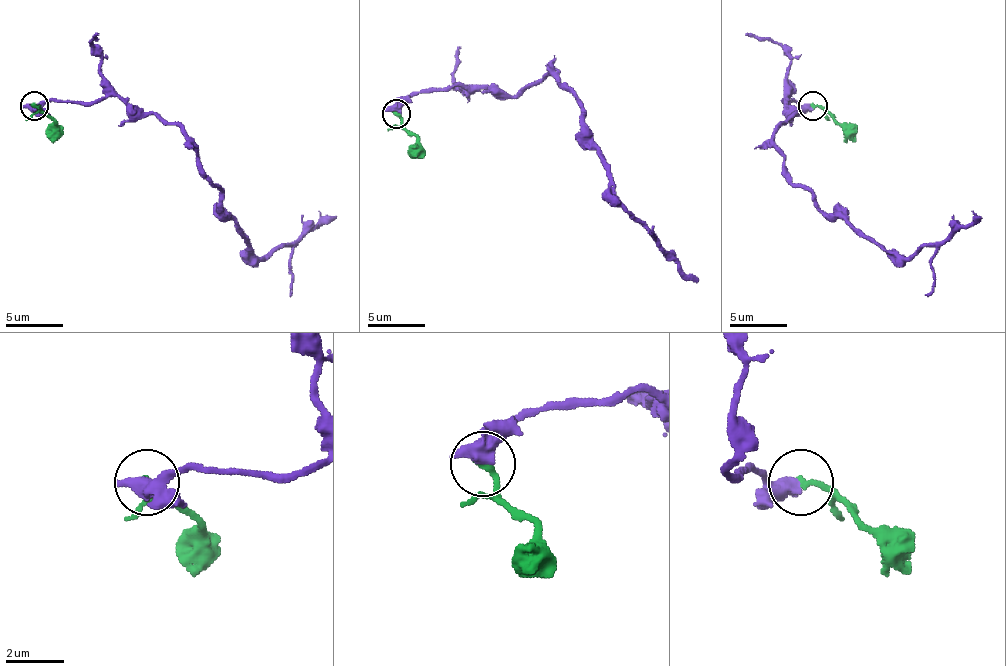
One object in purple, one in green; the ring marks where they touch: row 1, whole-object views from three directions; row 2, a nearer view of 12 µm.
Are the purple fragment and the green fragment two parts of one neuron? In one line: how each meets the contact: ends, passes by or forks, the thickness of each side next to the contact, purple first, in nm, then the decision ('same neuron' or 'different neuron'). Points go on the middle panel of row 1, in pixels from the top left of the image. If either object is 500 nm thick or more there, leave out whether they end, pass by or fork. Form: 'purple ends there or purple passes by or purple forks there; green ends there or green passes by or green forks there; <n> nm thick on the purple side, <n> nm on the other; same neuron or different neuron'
650 nm thick on the purple side, 240 nm on the other; same neuron

